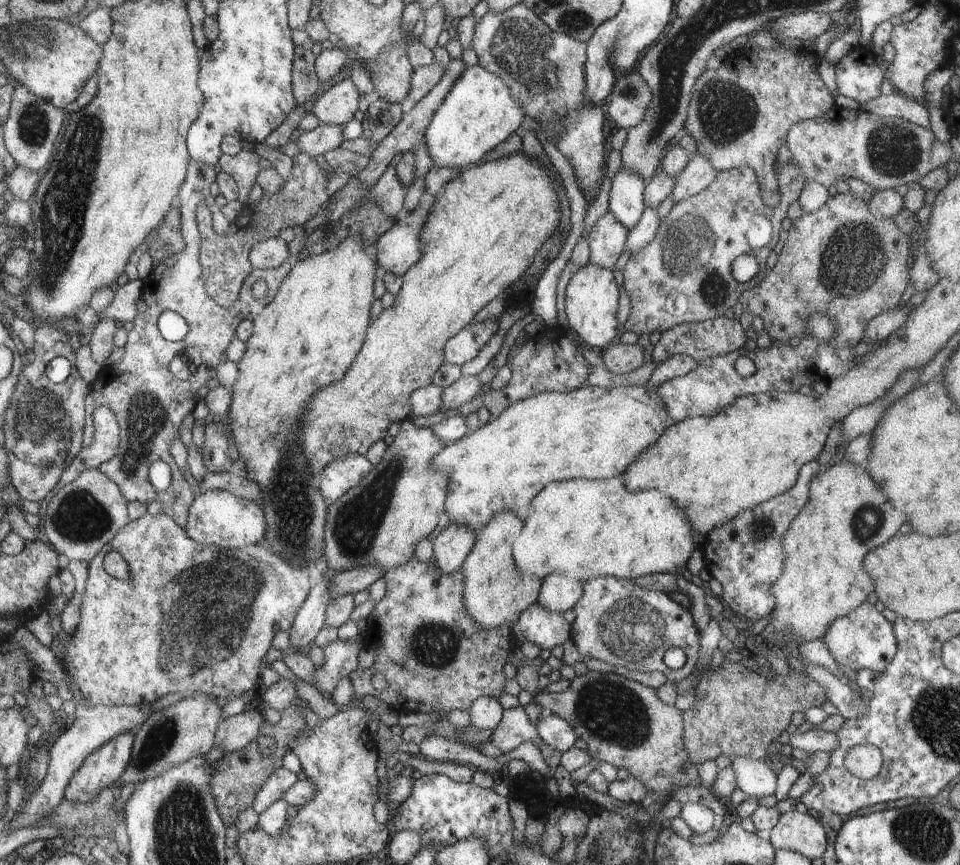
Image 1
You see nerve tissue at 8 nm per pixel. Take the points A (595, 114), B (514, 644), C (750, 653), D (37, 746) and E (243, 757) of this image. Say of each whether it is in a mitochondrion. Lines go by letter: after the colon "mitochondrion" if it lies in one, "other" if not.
A: other
B: other
C: other
D: other
E: other

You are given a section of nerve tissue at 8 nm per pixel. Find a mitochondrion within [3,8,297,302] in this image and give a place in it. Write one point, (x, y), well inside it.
(34, 124)

